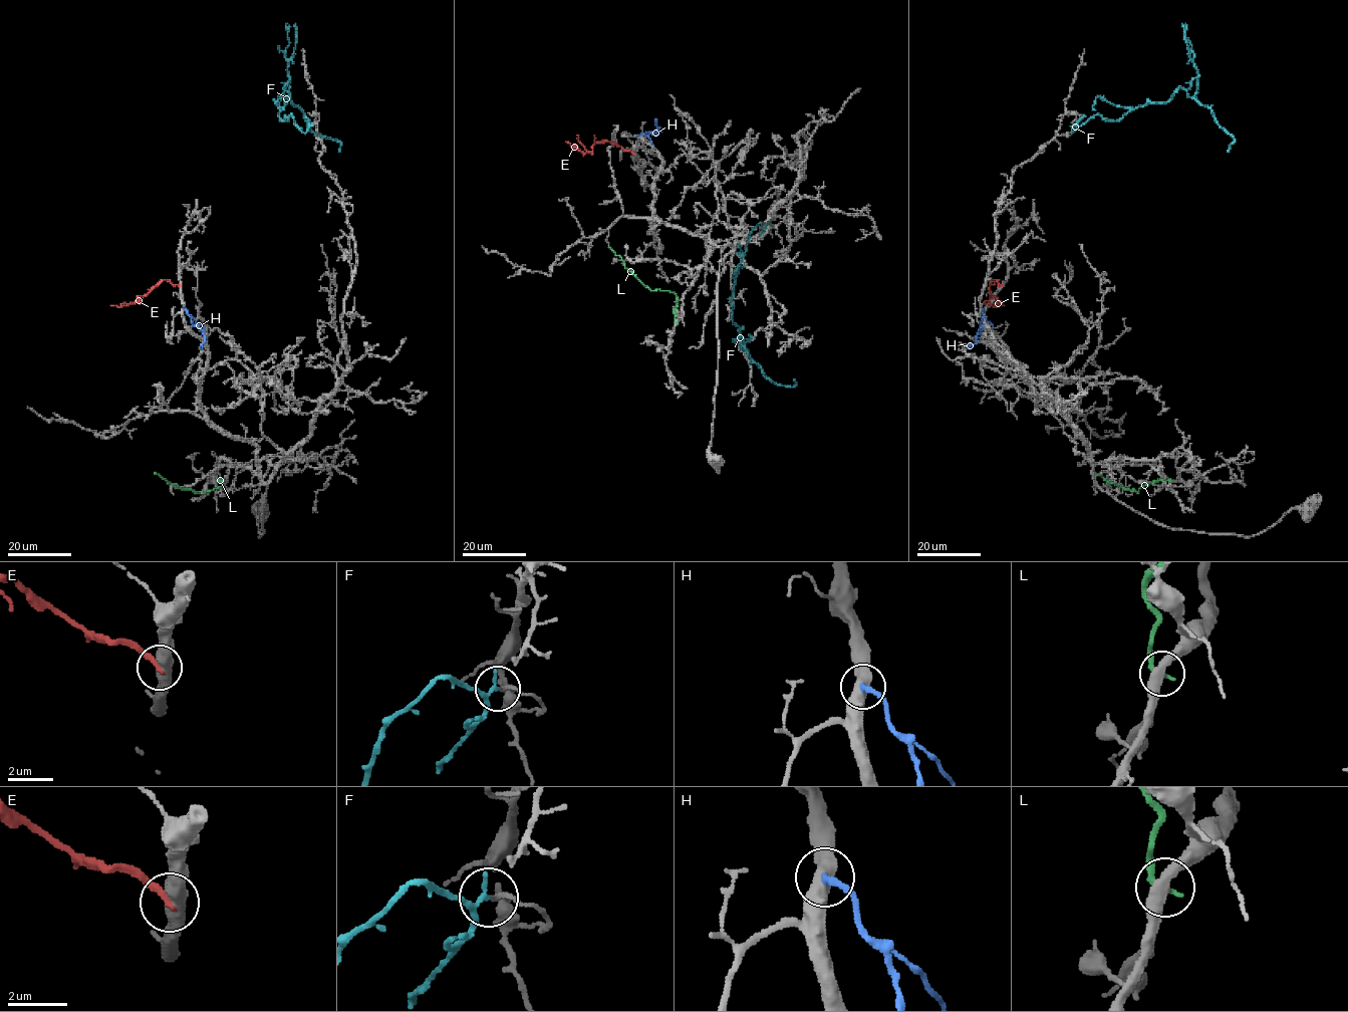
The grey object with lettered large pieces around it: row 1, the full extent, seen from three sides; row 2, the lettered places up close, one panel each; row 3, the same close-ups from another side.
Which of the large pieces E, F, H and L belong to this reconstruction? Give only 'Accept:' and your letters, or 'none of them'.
Accept: none of them

